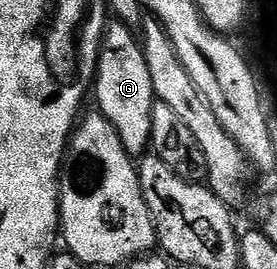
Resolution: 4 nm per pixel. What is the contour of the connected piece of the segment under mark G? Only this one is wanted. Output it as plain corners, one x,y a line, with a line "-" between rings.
111,22
104,31
103,47
99,49
99,69
95,72
93,100
94,96
99,103
98,115
104,116
117,130
121,146
125,146
131,157
142,157
151,148
153,106
156,99
142,43
126,24

